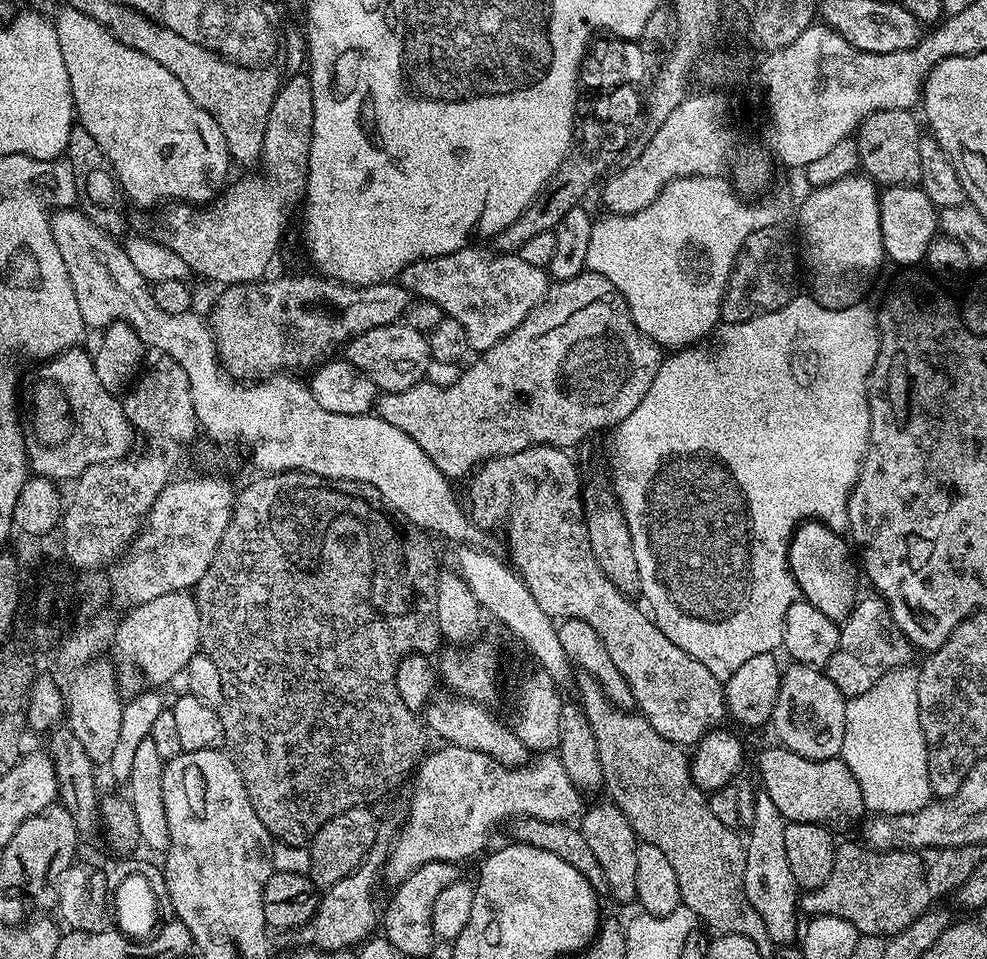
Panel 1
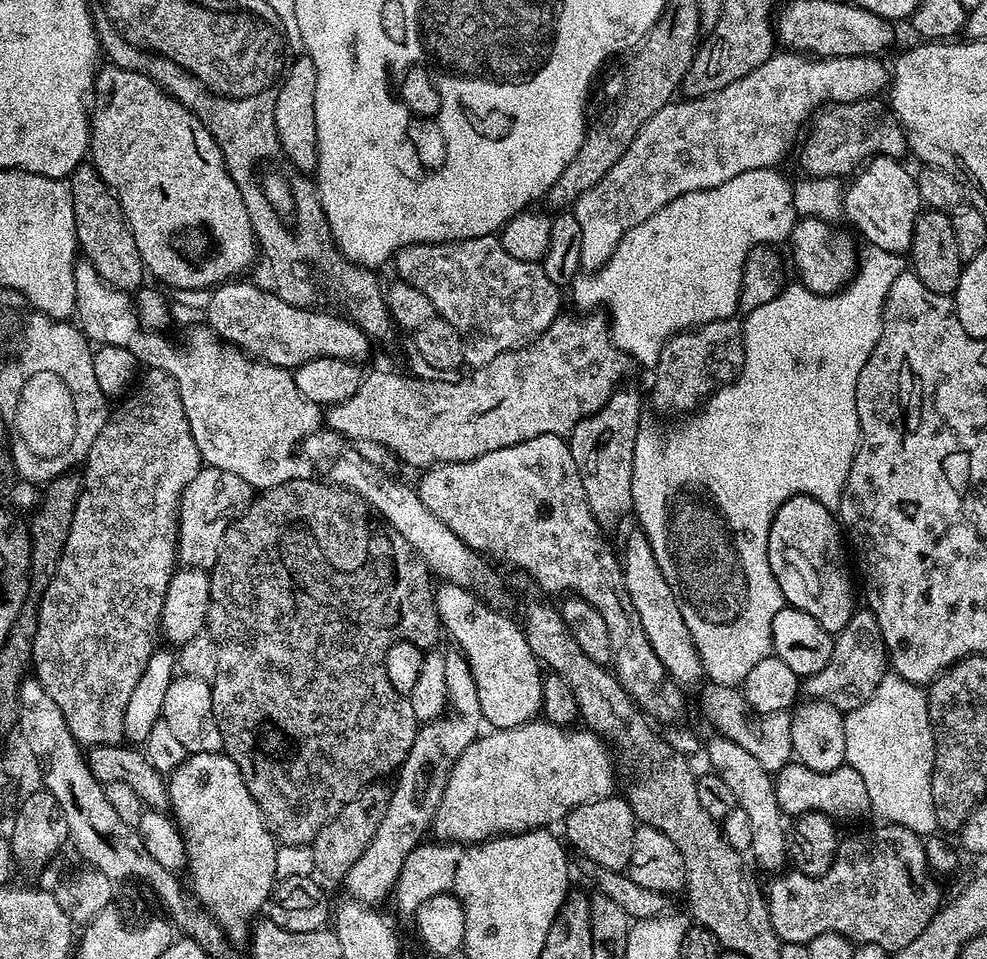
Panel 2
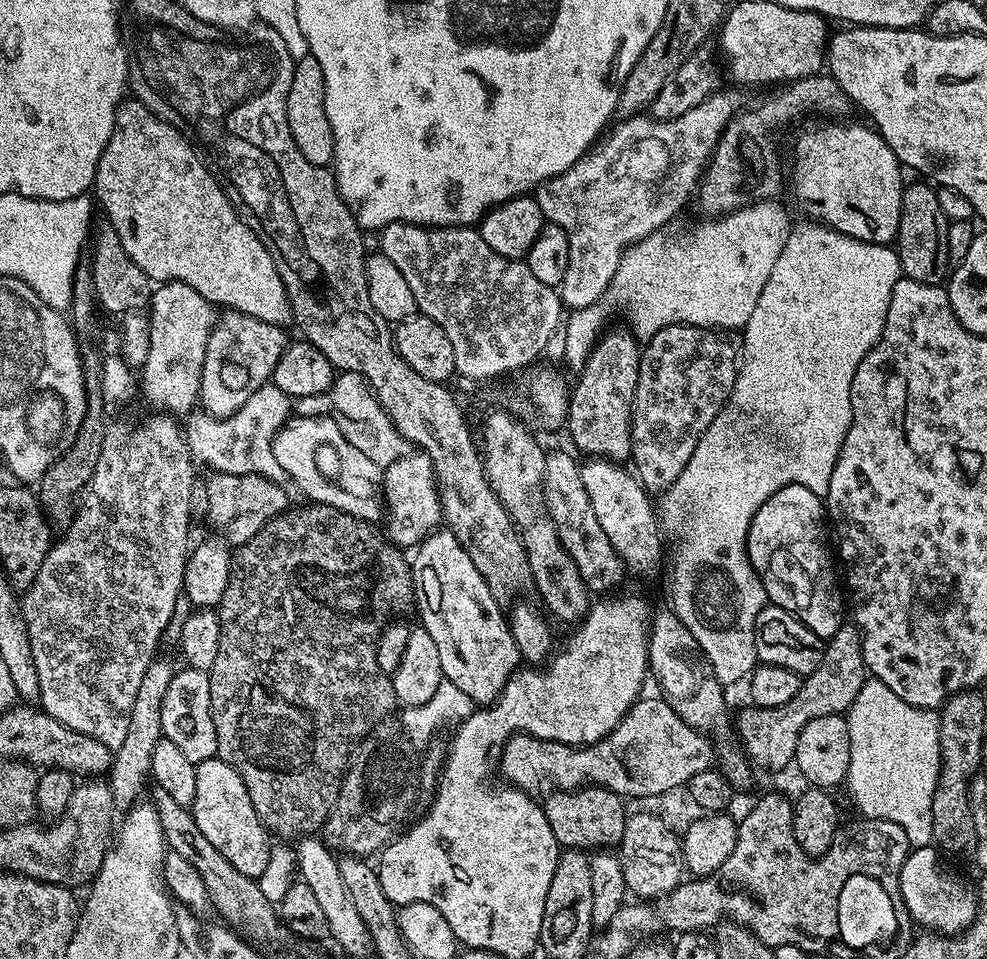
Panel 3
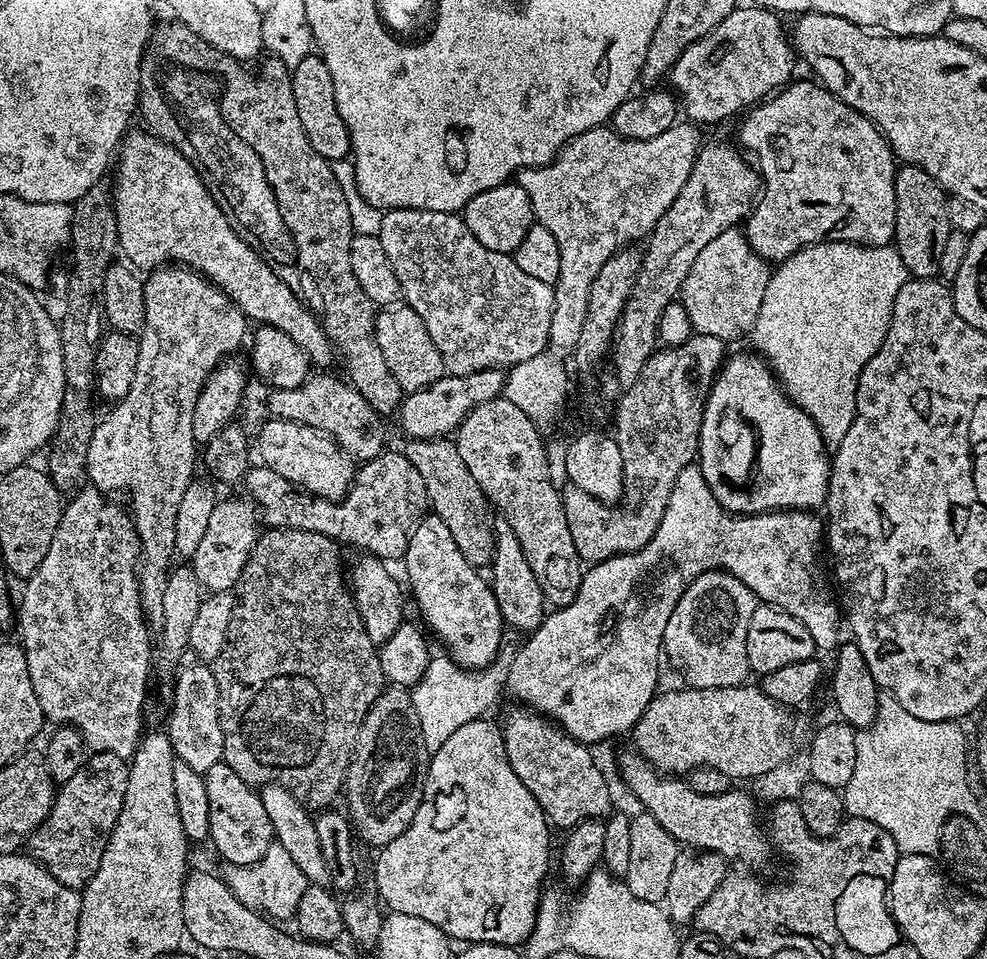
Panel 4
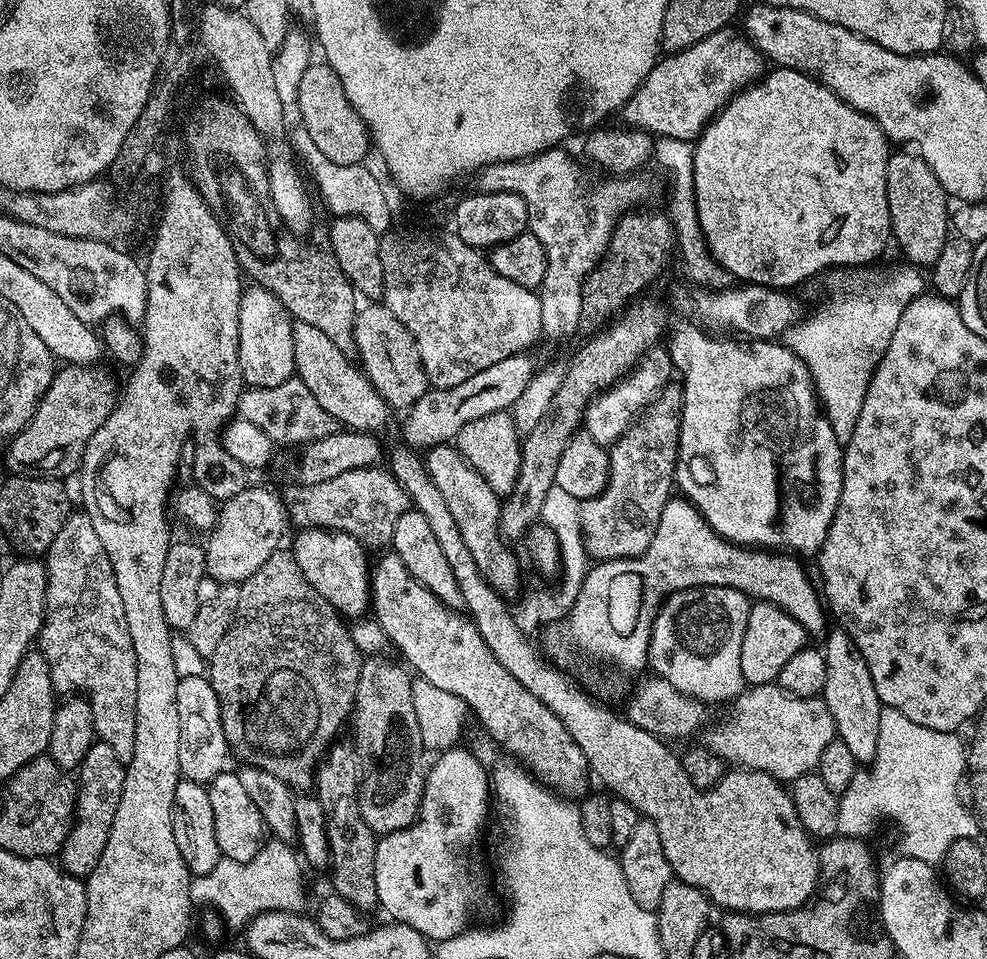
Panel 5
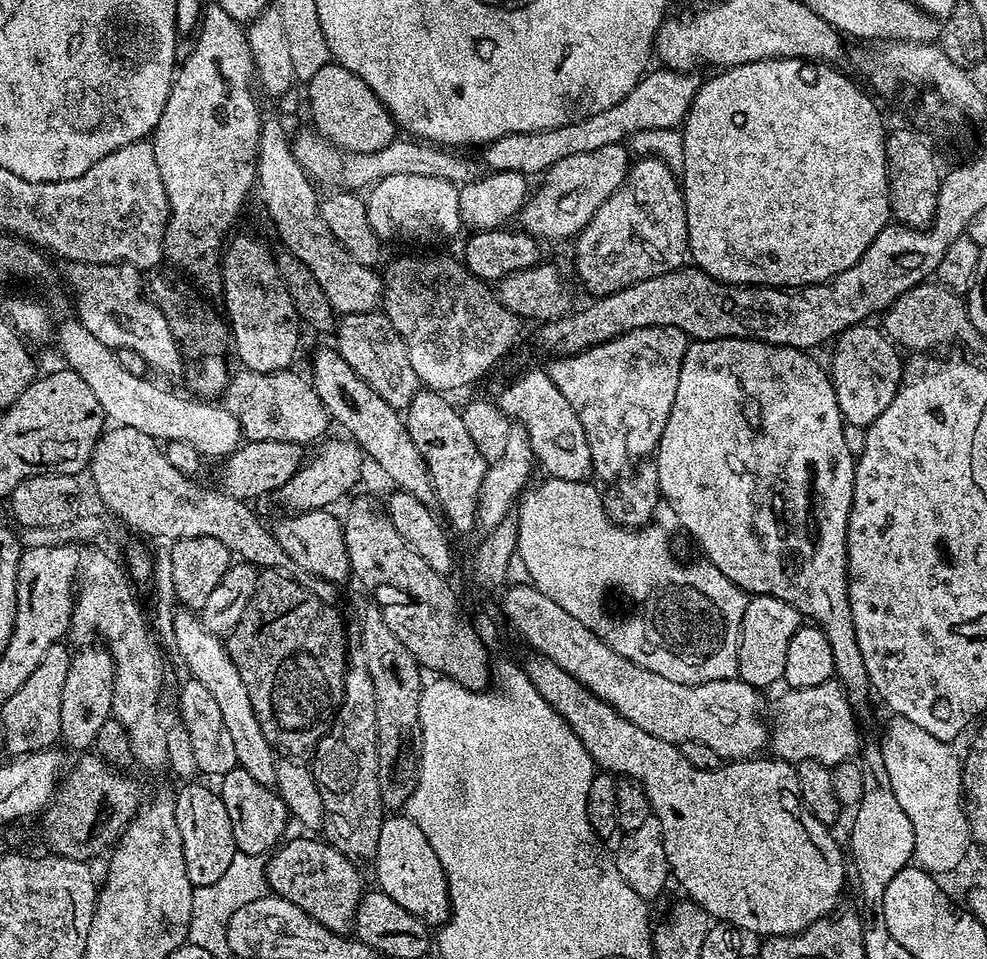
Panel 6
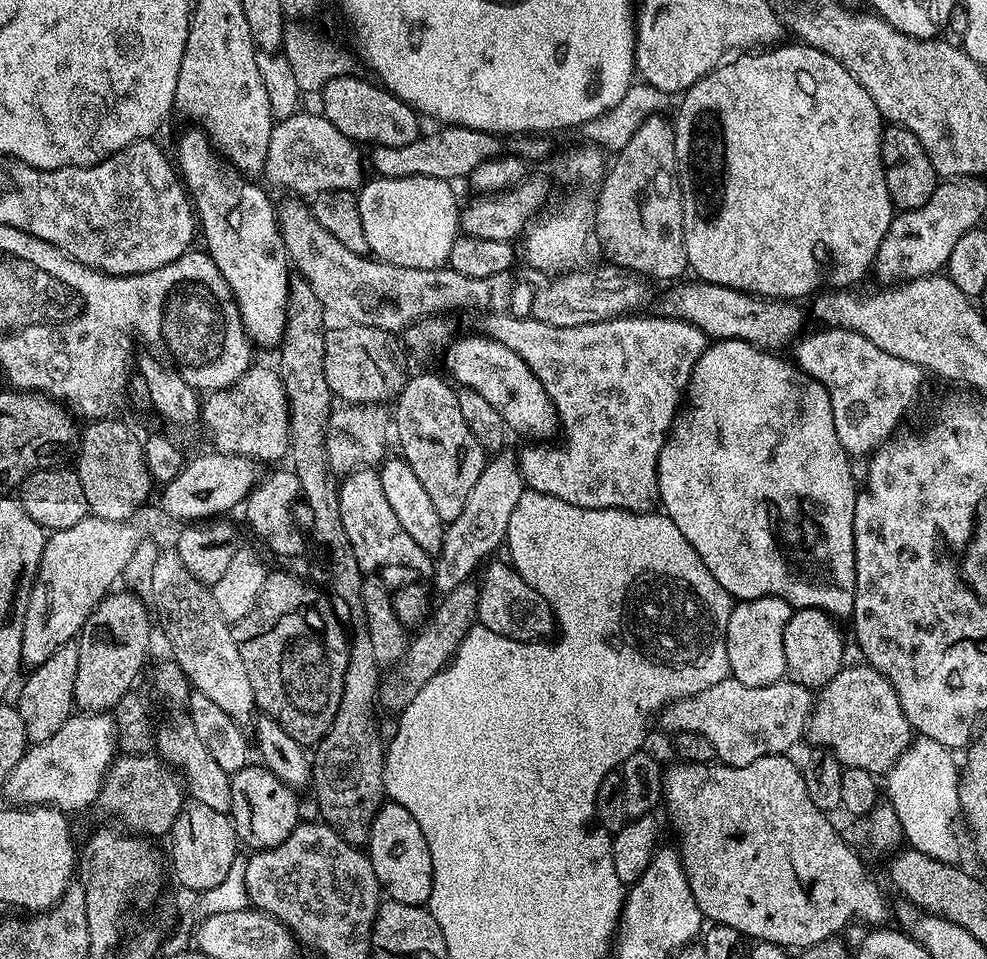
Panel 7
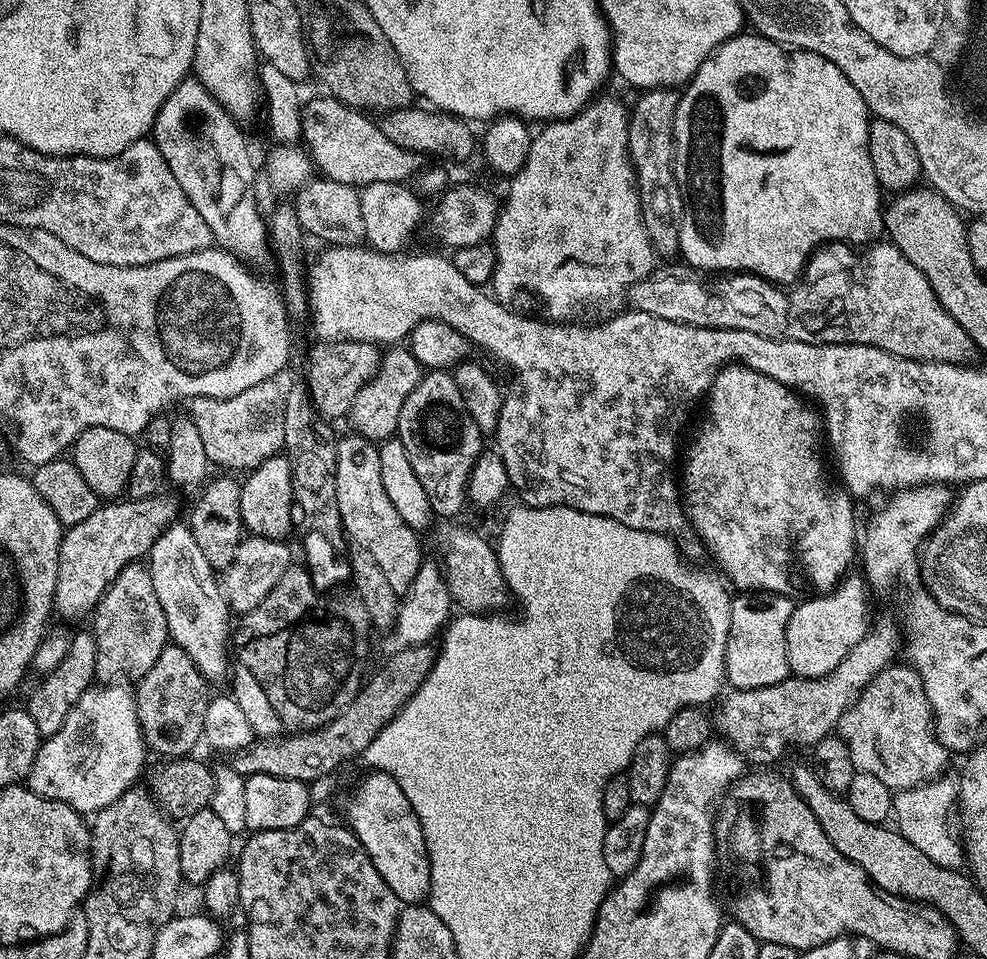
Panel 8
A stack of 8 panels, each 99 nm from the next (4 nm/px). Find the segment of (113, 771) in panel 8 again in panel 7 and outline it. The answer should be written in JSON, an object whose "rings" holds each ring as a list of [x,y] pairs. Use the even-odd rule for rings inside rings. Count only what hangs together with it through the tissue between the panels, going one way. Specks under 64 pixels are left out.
{"rings":[[[79,715],[69,716],[66,722],[62,722],[62,730],[54,734],[54,738],[46,738],[46,742],[32,744],[25,751],[24,759],[14,766],[14,770],[8,775],[8,780],[2,785],[2,792],[9,796],[11,803],[16,806],[30,804],[51,804],[53,808],[59,808],[65,814],[73,814],[79,808],[86,808],[90,804],[95,805],[100,798],[100,787],[104,784],[104,776],[108,768],[118,755],[118,736],[112,732],[80,732]]]}

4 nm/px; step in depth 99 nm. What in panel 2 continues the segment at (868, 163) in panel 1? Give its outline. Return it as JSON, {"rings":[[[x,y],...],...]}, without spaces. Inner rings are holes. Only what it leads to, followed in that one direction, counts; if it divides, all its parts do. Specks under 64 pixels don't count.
{"rings":[[[869,98],[866,100],[855,100],[849,104],[830,104],[827,105],[813,115],[810,123],[807,125],[806,133],[808,132],[808,137],[804,140],[804,149],[800,152],[800,164],[805,168],[805,173],[808,176],[830,176],[833,178],[844,178],[849,174],[855,173],[857,169],[861,167],[865,162],[874,159],[876,156],[895,156],[897,158],[903,157],[905,153],[908,152],[908,139],[904,137],[904,131],[902,126],[898,121],[896,121],[896,116],[891,110],[889,110],[883,103],[879,104],[879,99]]]}

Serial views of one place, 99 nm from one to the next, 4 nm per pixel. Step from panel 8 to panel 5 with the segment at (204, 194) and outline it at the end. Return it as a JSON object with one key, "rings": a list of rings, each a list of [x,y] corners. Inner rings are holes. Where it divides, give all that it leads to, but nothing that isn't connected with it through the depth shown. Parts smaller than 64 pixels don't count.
{"rings":[[[263,286],[245,287],[238,310],[238,358],[245,385],[261,388],[278,386],[296,376],[294,362],[294,320],[276,295]]]}

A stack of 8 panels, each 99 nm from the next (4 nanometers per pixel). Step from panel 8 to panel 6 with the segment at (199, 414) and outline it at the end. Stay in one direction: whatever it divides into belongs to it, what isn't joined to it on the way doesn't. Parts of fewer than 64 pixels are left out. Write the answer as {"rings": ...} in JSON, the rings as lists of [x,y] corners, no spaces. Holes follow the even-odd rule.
{"rings":[[[240,370],[228,381],[222,397],[223,407],[238,420],[243,439],[277,440],[301,446],[315,445],[325,435],[330,417],[322,406],[322,398],[296,370],[283,372],[249,372]],[[321,435],[321,436],[320,436]],[[320,436],[320,437],[319,437]],[[317,439],[317,440],[316,440]],[[316,440],[316,441],[315,441]]]}

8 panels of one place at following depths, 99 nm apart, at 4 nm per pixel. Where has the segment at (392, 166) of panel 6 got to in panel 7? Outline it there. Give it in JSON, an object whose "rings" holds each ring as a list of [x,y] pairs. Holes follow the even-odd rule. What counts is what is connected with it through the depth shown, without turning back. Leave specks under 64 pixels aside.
{"rings":[[[298,110],[290,118],[276,120],[270,134],[270,150],[266,150],[266,162],[262,173],[276,188],[285,188],[288,194],[300,198],[315,198],[319,192],[351,192],[359,189],[366,180],[364,164],[360,161],[357,145],[338,126],[334,126],[323,114]]]}

